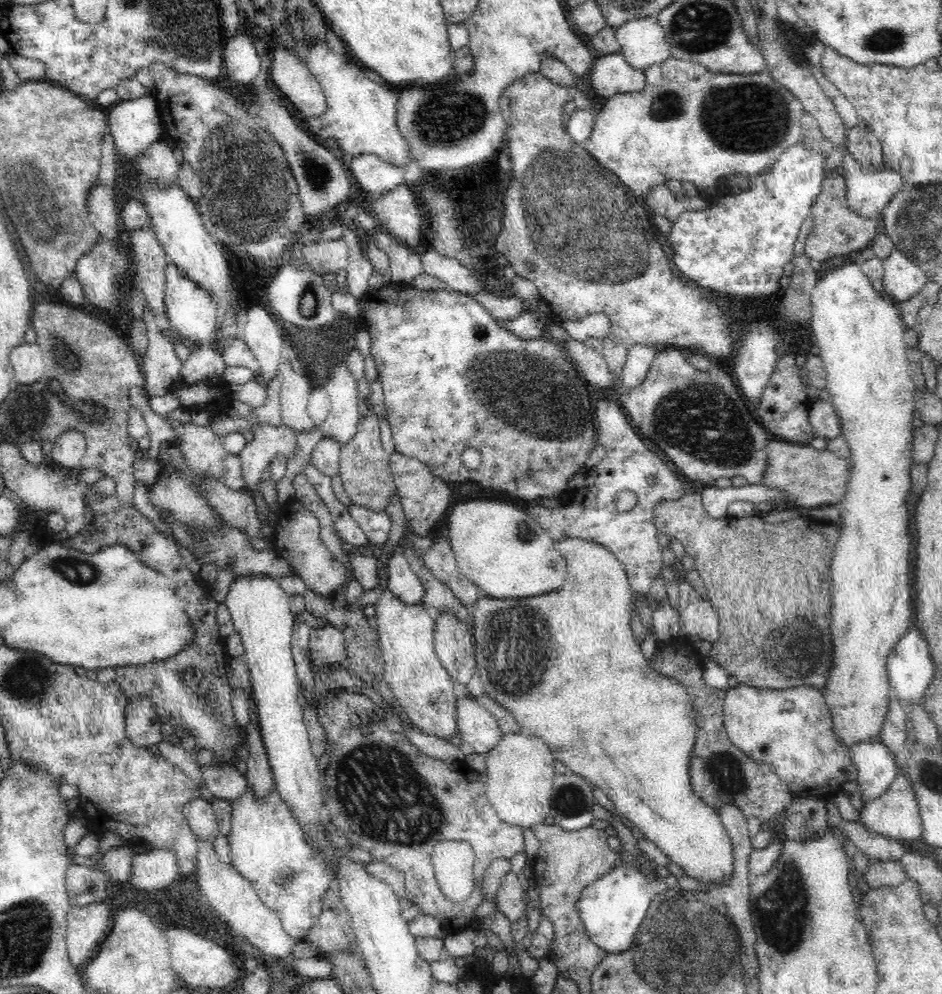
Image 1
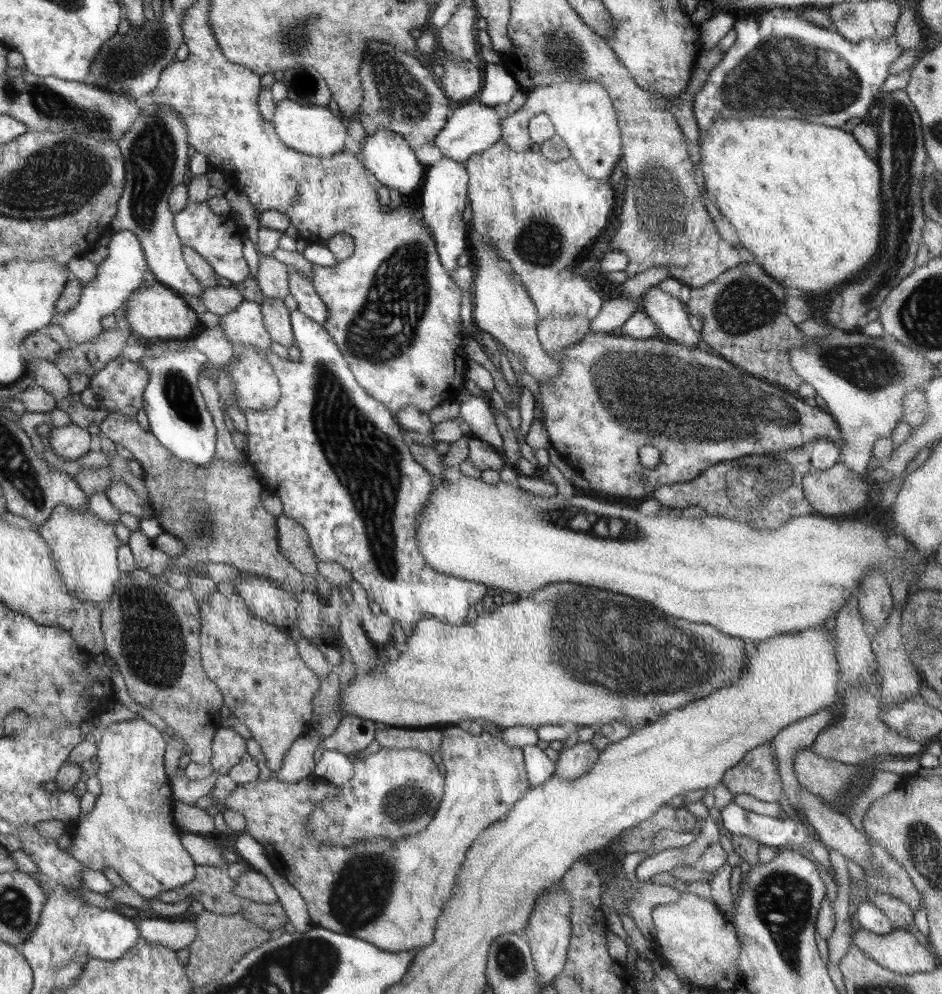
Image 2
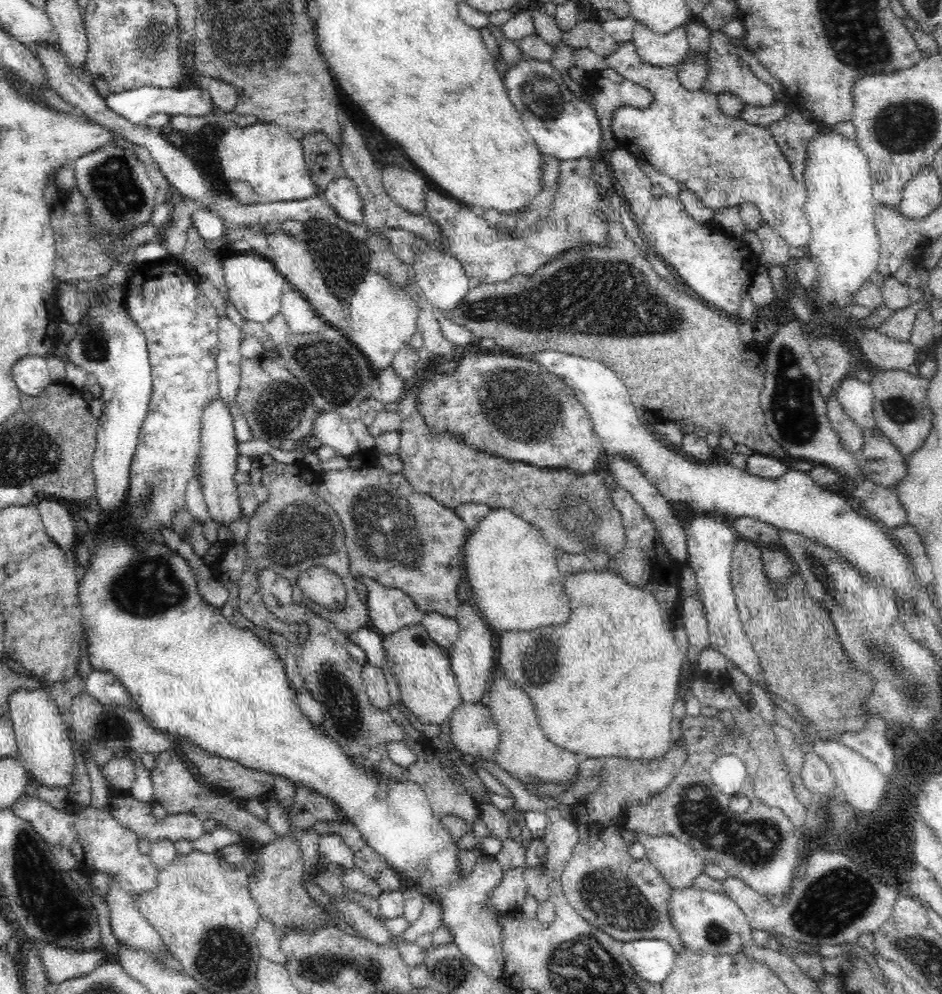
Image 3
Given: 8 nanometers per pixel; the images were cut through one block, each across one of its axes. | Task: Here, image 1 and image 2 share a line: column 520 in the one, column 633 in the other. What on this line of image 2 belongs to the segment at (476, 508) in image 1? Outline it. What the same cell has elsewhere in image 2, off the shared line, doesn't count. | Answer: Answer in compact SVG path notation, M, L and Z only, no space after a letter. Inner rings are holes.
M463 474L459 476L457 482L451 482L451 480L435 482L435 492L431 492L431 500L427 500L427 506L419 514L419 522L417 522L417 542L419 542L421 556L427 560L427 566L431 566L431 570L437 570L439 574L447 574L451 578L461 578L461 580L493 586L493 588L499 588L503 592L511 592L517 598L531 596L535 590L543 588L547 584L553 584L553 582L569 582L569 584L593 586L593 588L617 592L621 596L631 596L633 600L649 602L651 606L659 606L661 612L665 612L669 616L675 616L679 620L687 620L687 622L693 622L693 624L709 624L709 626L721 630L723 634L727 634L731 638L751 640L751 642L763 642L763 640L769 640L769 638L779 638L783 634L803 632L803 630L815 628L819 624L833 622L837 612L845 606L847 598L857 592L861 580L871 570L887 568L889 570L887 572L889 580L893 580L891 570L895 566L901 566L903 558L899 558L901 554L895 554L887 546L887 538L889 538L887 530L881 528L879 524L869 524L869 522L861 524L861 522L853 522L853 520L833 520L833 518L819 516L819 514L791 518L787 524L783 524L777 530L755 530L755 528L751 528L747 524L741 524L737 520L717 518L717 516L711 516L711 514L705 514L701 518L689 516L689 514L683 514L683 516L677 516L677 518L675 516L643 516L643 514L639 514L637 510L633 510L629 506L607 504L607 502L599 502L599 500L593 500L593 498L587 498L587 496L539 498L539 496L533 496L529 492L523 492L517 484L509 486L505 482L497 482L497 484L489 486L481 478L469 478L469 476L463 476Z

